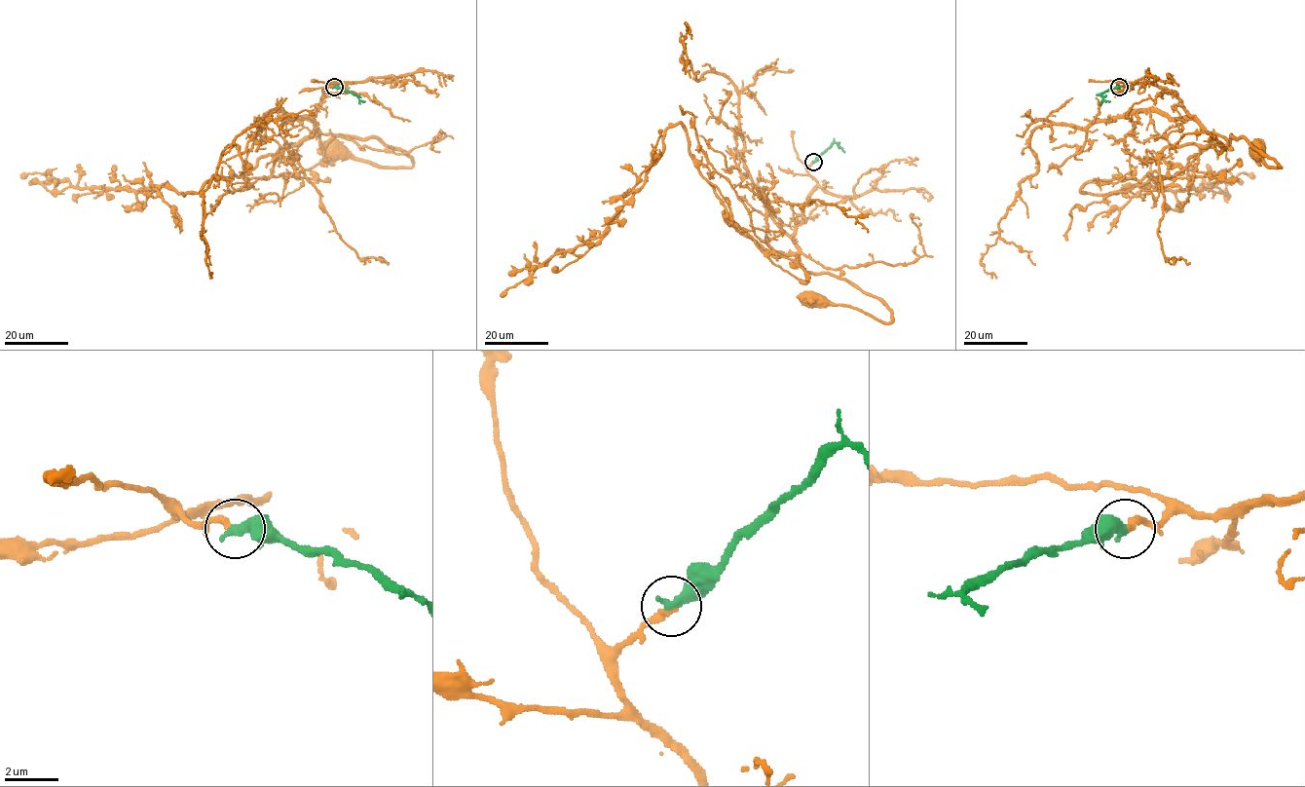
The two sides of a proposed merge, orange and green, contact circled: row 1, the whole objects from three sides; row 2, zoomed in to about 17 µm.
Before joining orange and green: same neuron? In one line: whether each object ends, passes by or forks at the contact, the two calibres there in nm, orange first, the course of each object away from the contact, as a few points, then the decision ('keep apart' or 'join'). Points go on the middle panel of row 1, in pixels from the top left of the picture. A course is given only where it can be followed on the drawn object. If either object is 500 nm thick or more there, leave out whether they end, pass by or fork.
orange ends; green ends; calibres 280 and 440 nm; course orange (814, 162), (806, 171), (815, 189), (793, 237), (800, 262), (877, 297), (892, 319), (810, 299); course green (814, 162), (834, 142), (844, 152); join

